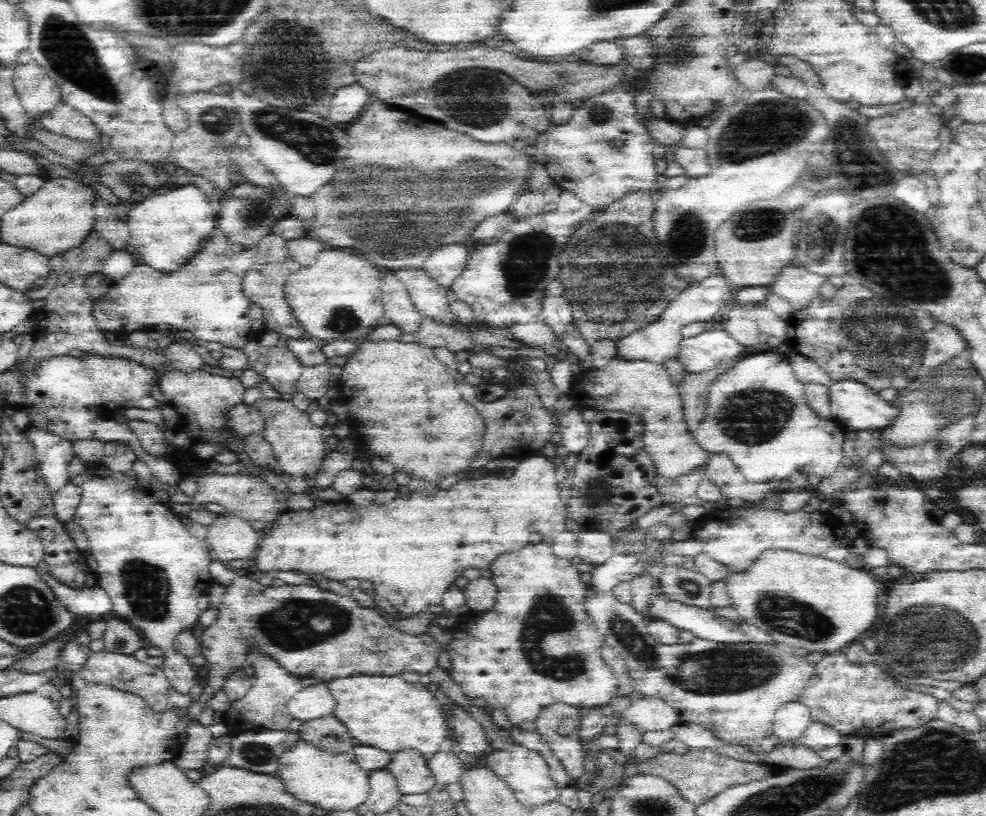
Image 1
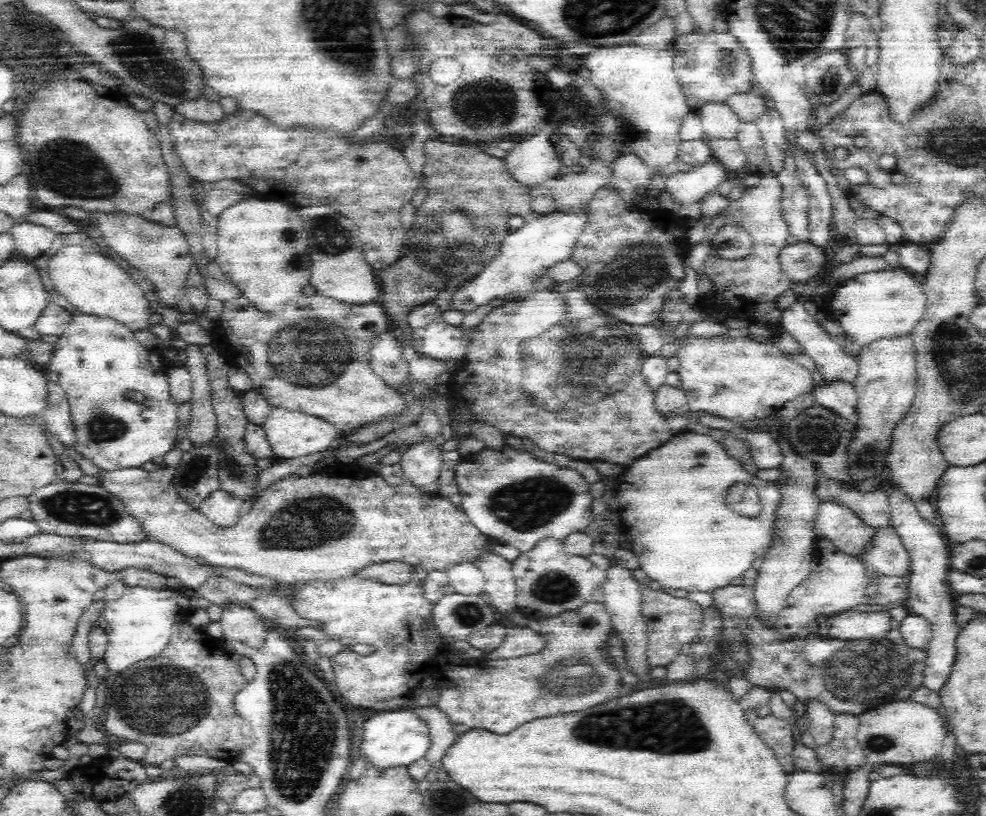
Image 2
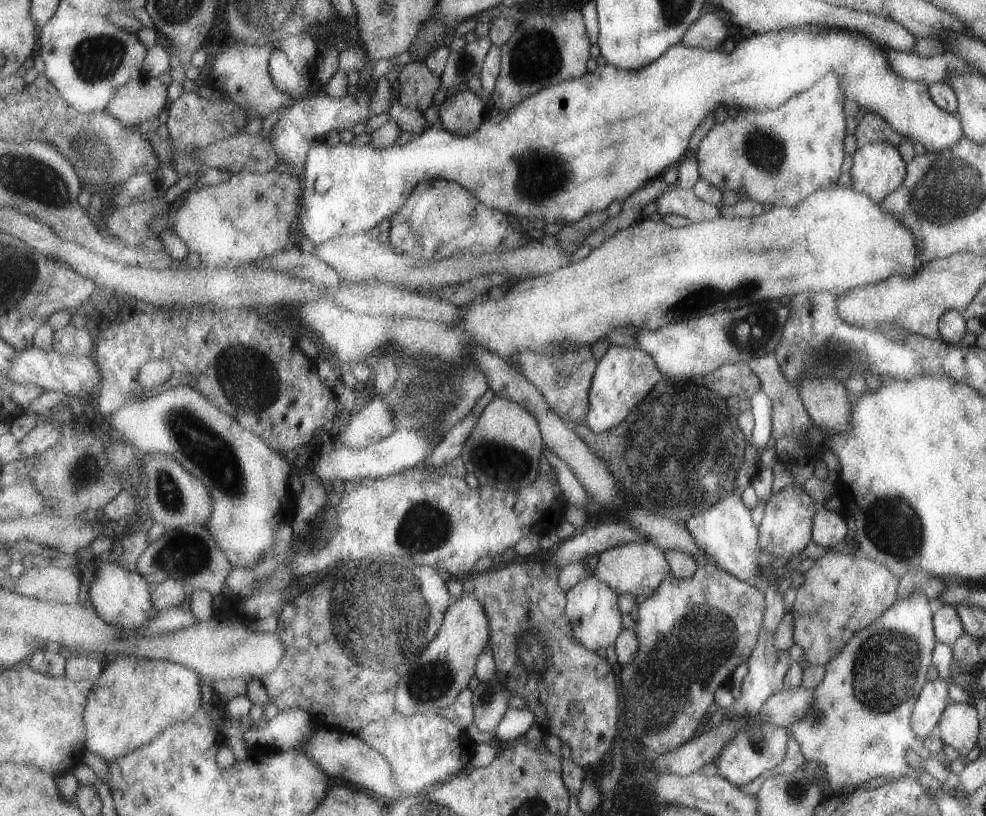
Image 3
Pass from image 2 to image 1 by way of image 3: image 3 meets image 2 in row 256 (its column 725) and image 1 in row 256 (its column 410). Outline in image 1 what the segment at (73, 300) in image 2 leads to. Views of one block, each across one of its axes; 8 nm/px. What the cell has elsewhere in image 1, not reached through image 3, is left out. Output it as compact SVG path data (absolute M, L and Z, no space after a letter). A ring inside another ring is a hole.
M184 186L166 194L150 196L140 204L130 204L126 212L126 224L130 228L130 250L140 254L144 264L162 274L172 274L182 266L190 266L206 248L206 240L214 232L214 216L206 196L196 186ZM154 198L154 200L150 200Z

